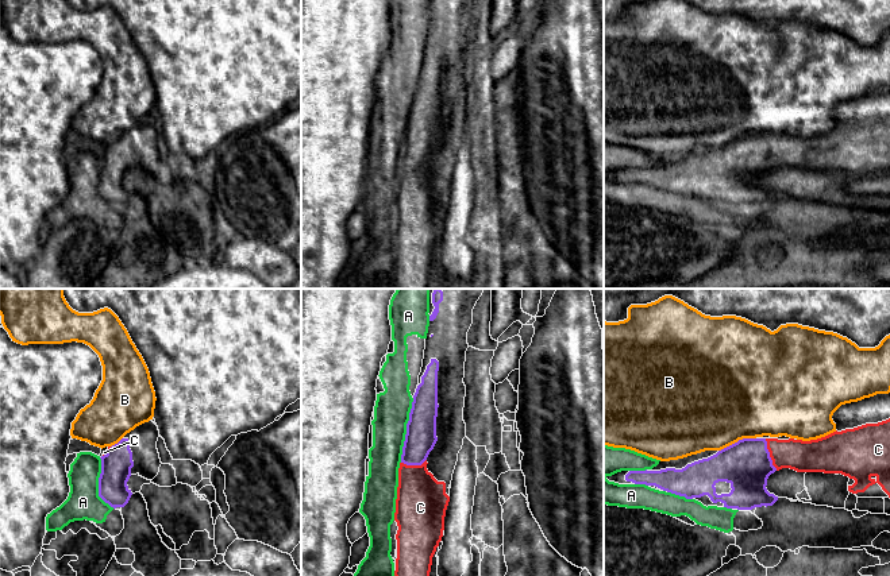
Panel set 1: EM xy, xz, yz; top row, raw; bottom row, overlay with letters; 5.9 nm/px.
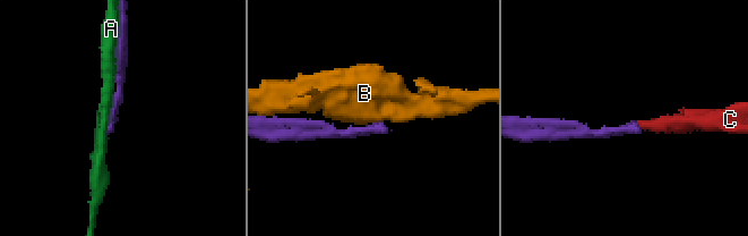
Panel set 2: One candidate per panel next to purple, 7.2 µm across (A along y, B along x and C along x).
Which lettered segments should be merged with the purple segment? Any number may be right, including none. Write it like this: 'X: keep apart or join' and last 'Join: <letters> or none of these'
A: keep apart
B: keep apart
C: join
Join: C

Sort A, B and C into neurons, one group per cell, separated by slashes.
A / B / C

